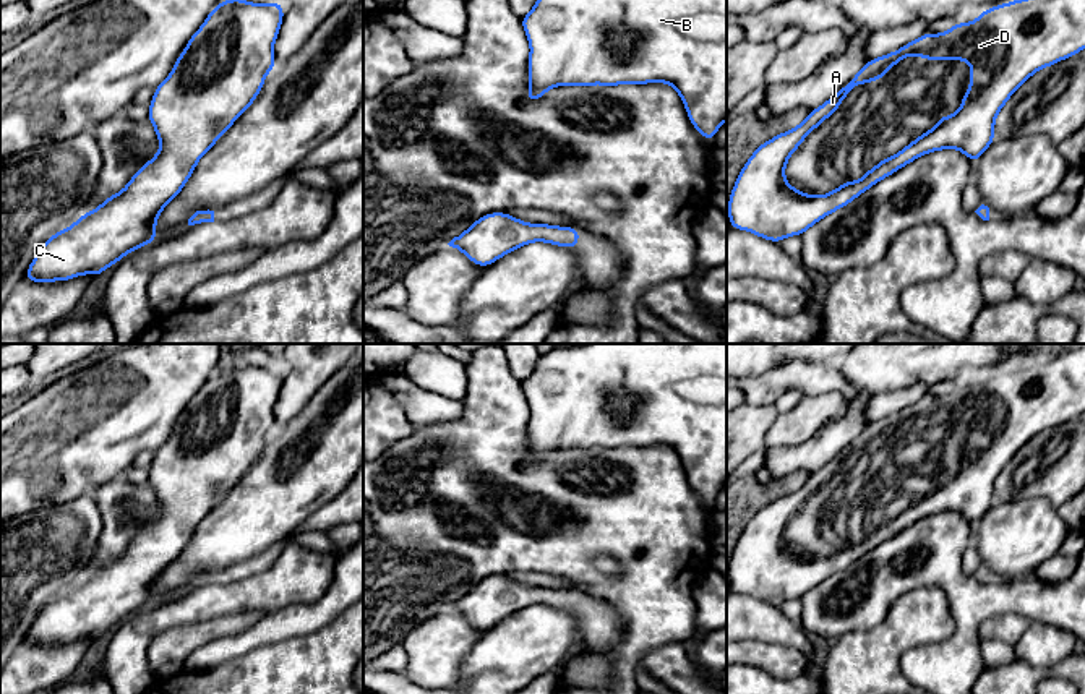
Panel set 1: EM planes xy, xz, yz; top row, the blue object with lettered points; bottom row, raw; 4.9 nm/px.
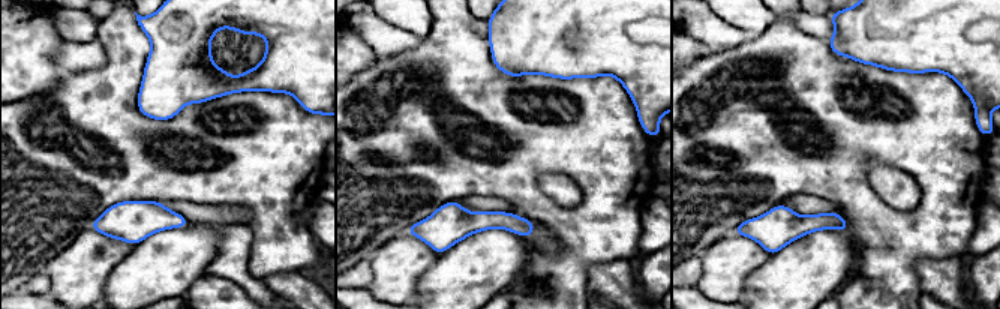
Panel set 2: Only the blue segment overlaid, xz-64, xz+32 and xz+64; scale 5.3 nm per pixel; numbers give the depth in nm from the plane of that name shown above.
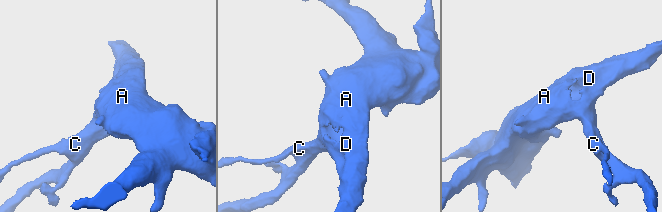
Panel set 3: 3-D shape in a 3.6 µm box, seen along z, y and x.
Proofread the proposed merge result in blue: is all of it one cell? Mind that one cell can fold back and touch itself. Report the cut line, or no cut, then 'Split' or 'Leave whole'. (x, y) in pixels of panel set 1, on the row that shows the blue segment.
No split. Leave whole

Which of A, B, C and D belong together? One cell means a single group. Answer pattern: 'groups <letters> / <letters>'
groups A B C D

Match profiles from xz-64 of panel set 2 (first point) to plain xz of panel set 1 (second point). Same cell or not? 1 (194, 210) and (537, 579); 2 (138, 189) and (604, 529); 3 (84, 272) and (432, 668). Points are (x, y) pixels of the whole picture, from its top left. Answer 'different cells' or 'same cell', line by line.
1: same cell
2: same cell
3: same cell

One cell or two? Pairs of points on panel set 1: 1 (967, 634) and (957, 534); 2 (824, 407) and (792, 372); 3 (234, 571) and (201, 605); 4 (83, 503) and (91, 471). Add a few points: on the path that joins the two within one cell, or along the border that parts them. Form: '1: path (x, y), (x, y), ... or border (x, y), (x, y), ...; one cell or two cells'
1: path (967, 610), (967, 595), (952, 579), (952, 558); one cell
2: border (805, 393), (839, 391), (847, 399); two cells
3: border (257, 573), (214, 586); two cells
4: border (93, 495), (80, 495), (70, 501), (47, 506); two cells

